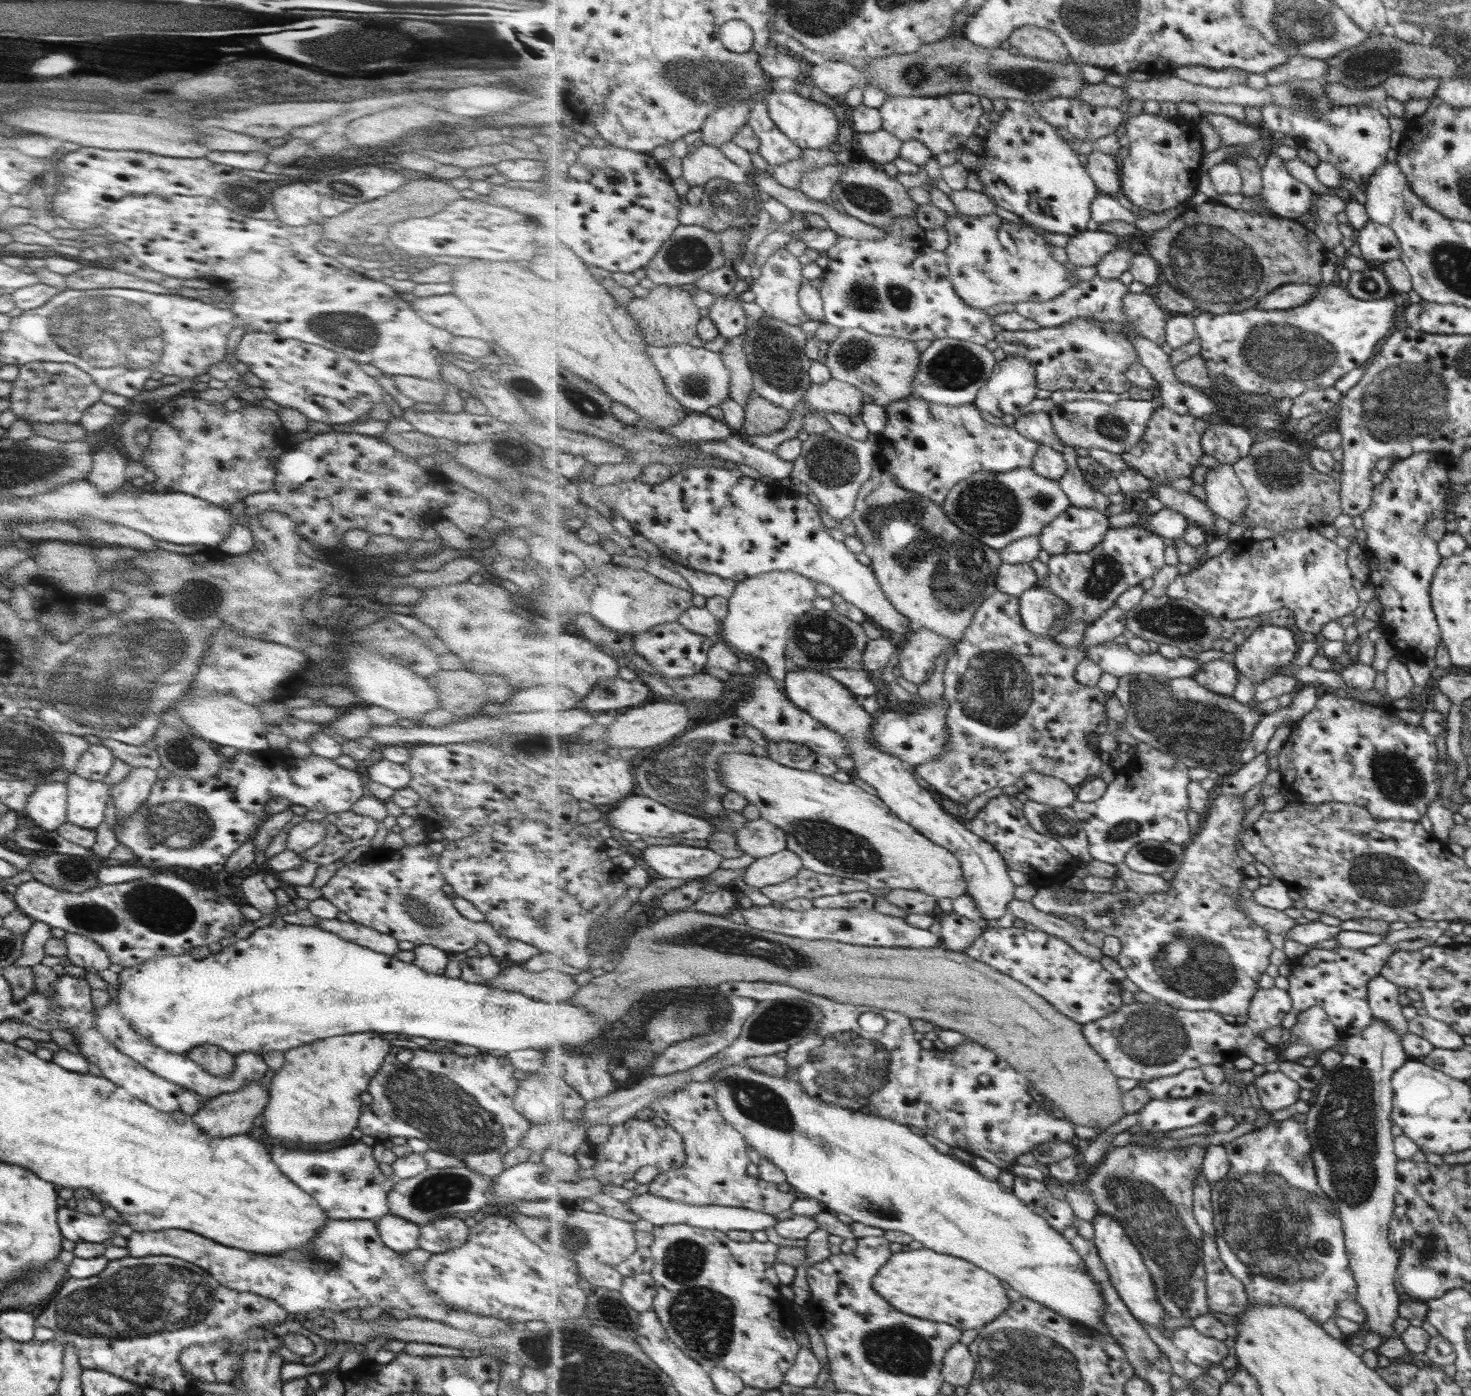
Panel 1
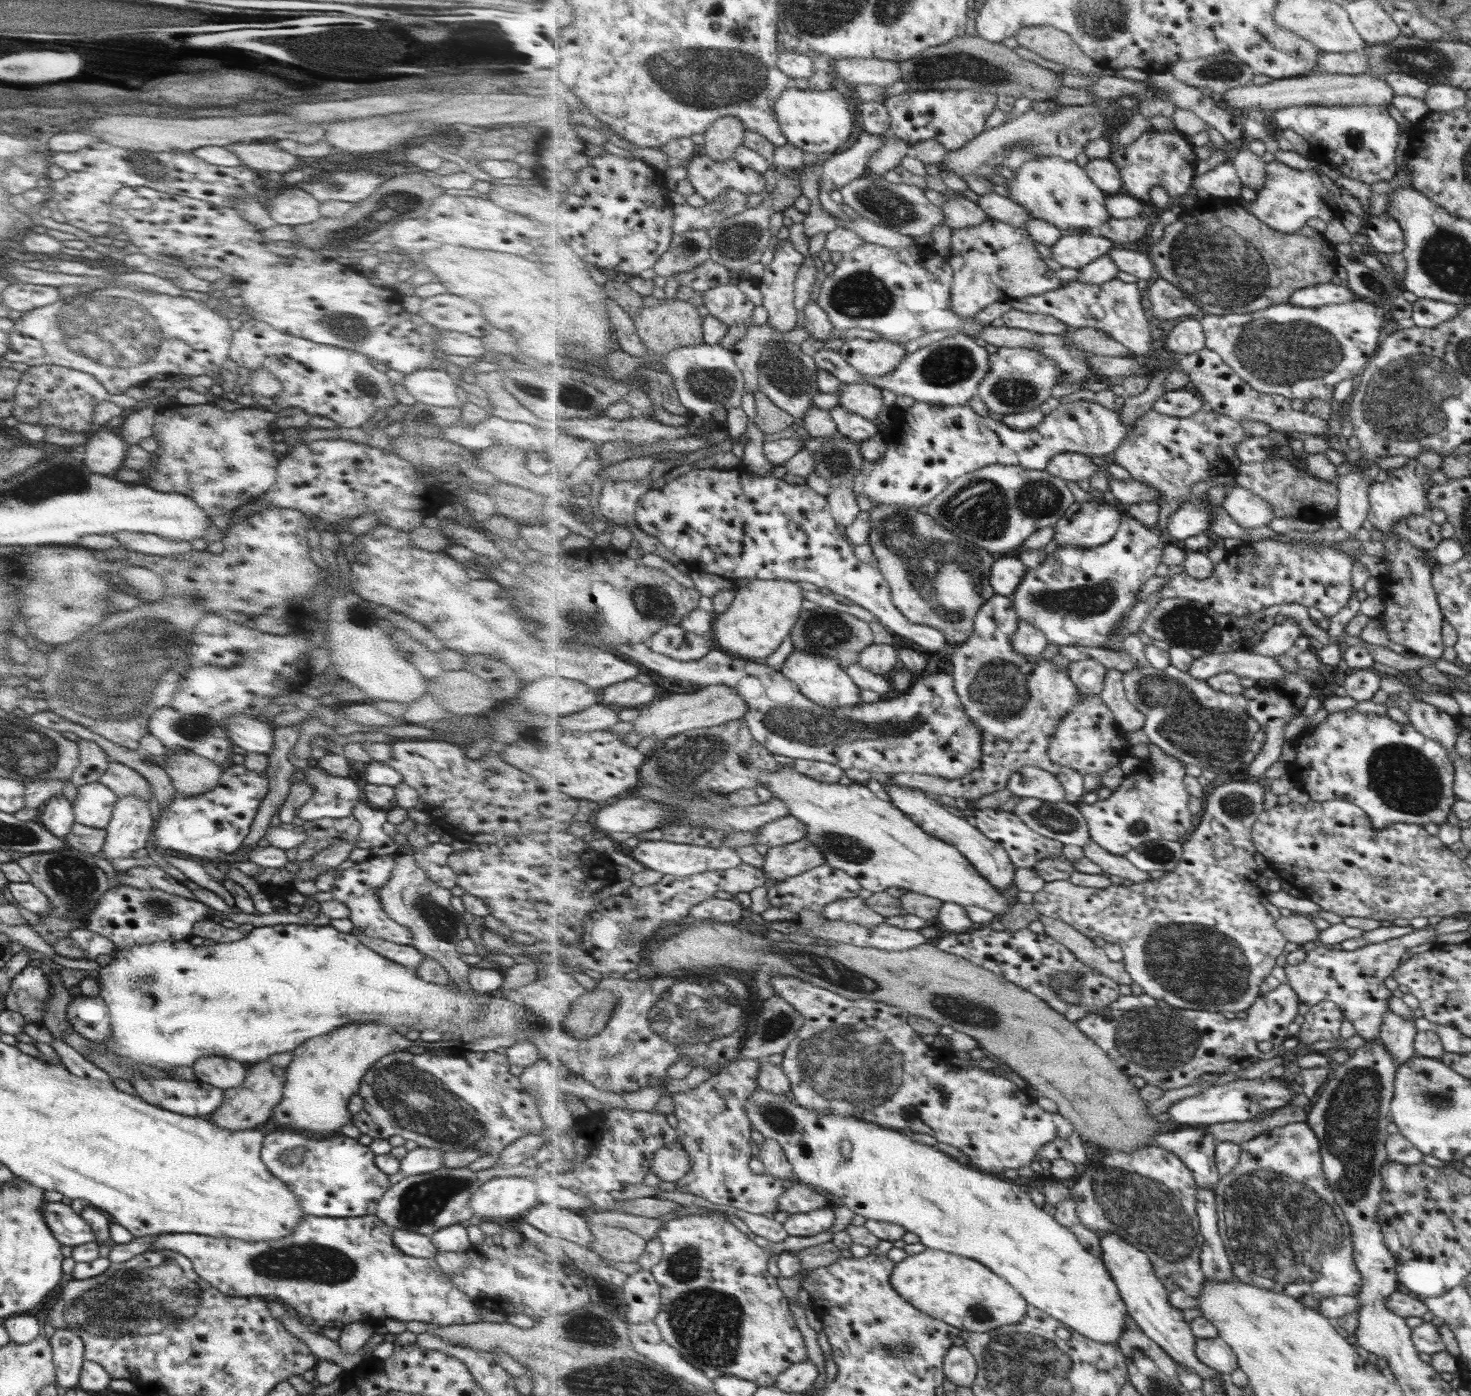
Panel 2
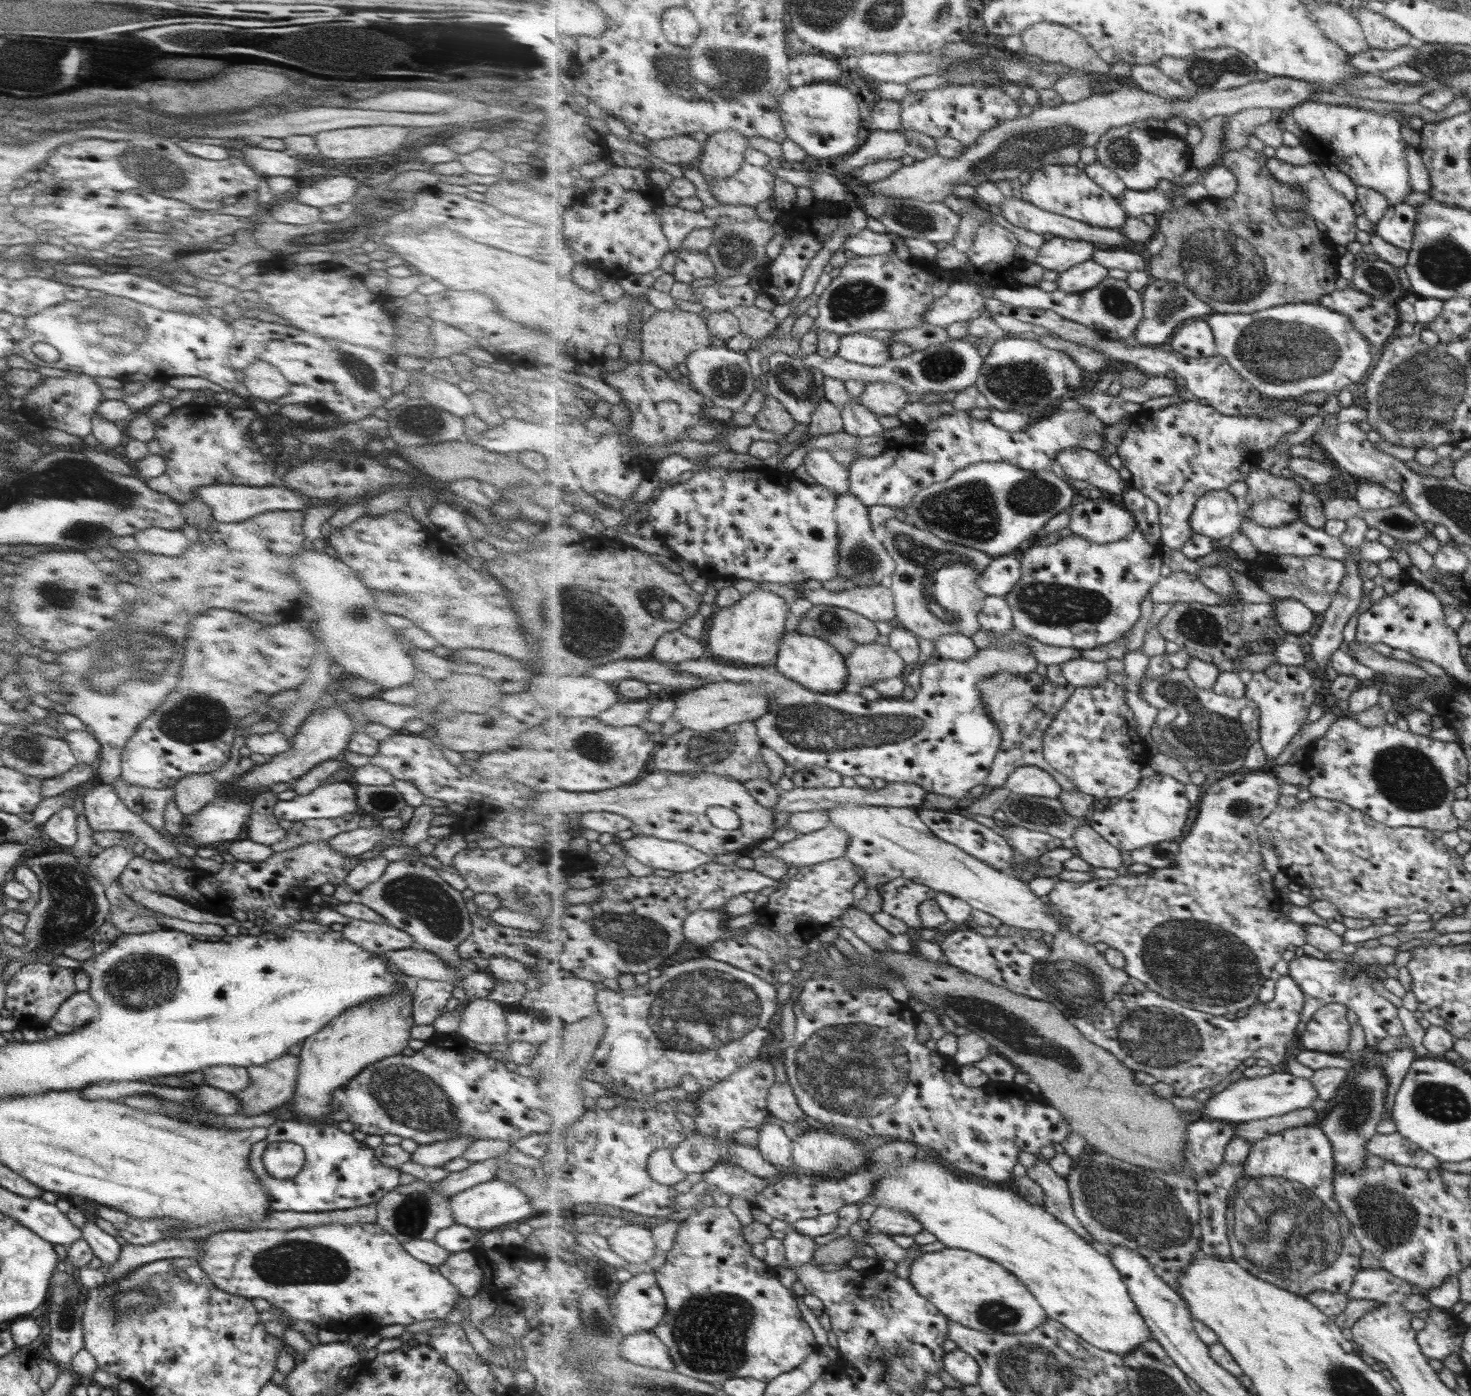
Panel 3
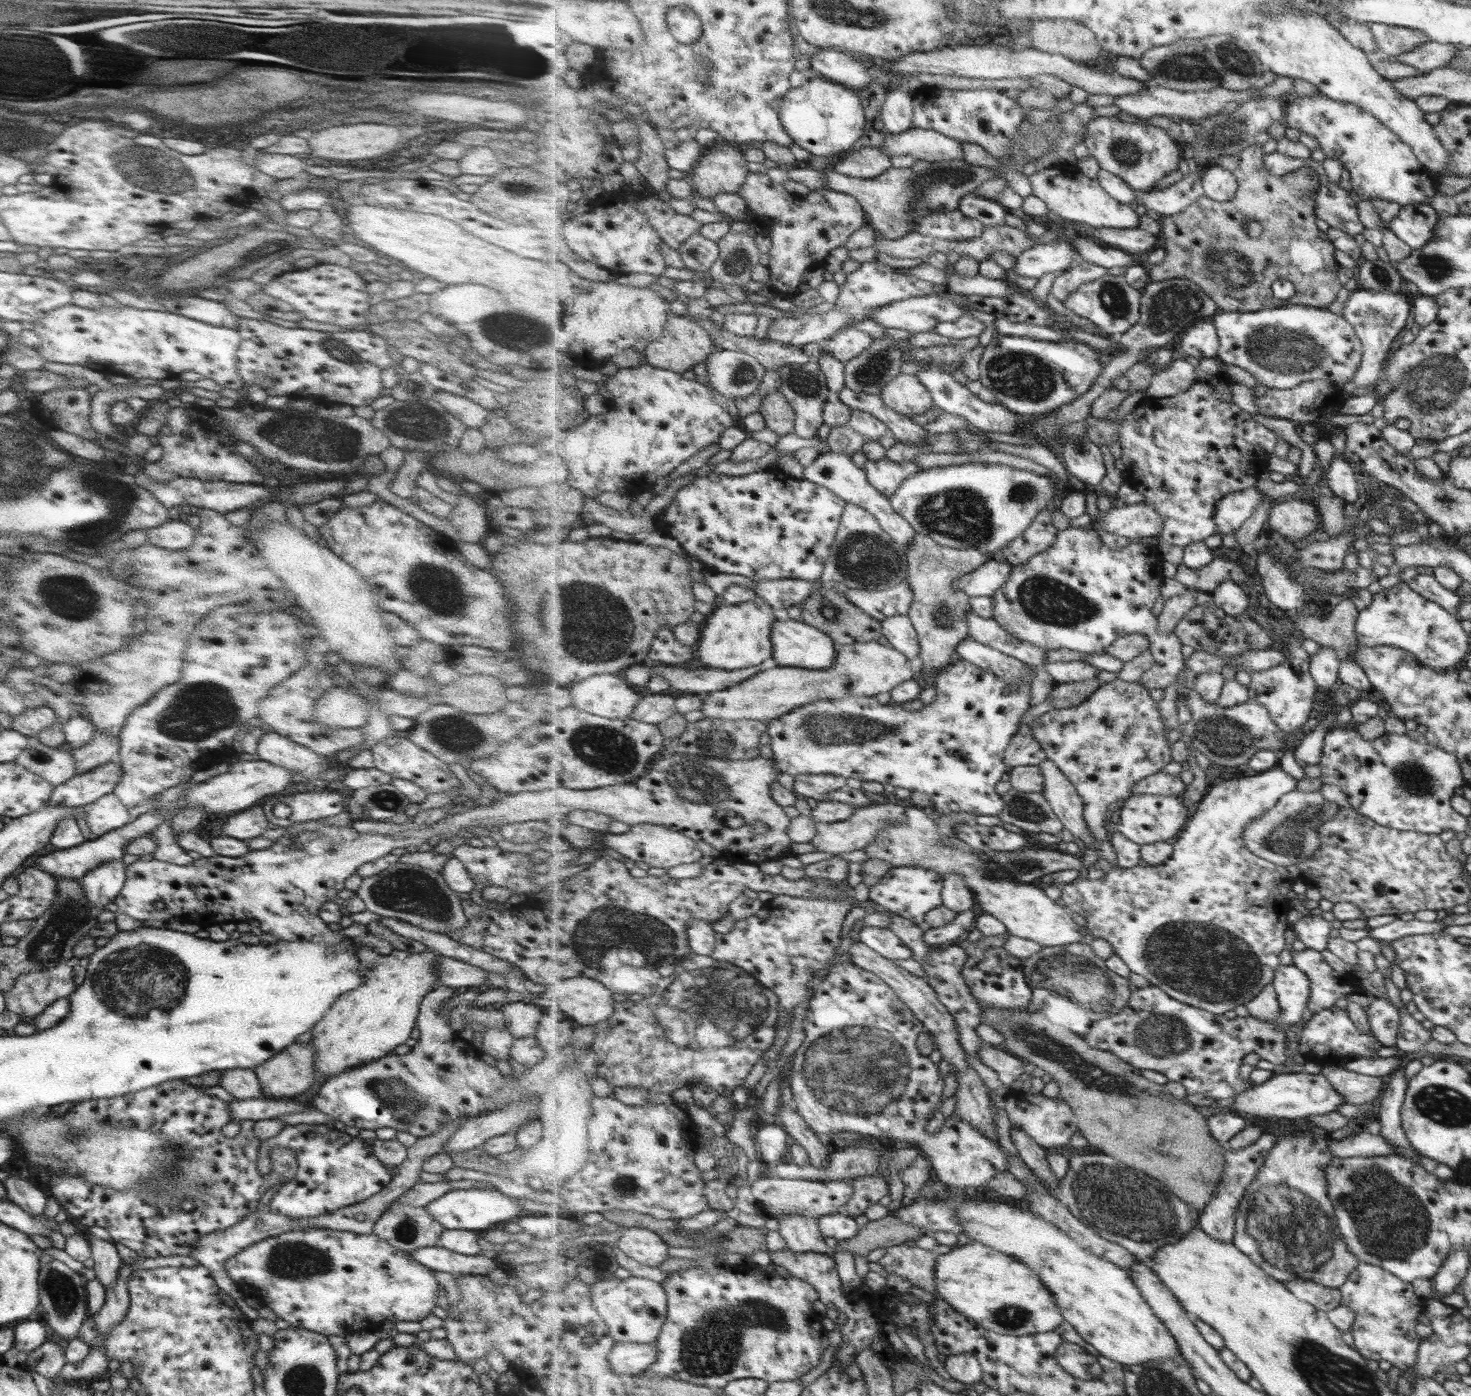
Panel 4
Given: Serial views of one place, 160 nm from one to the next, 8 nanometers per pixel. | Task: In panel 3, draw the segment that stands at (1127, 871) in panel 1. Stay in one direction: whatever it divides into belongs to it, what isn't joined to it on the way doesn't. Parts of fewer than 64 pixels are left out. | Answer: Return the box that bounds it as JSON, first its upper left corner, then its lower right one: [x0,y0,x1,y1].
[1074,822,1124,871]

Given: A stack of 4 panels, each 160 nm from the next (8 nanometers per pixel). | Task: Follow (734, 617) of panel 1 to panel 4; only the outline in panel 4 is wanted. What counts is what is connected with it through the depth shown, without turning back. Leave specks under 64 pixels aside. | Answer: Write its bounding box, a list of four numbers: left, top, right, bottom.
[695,599,776,670]

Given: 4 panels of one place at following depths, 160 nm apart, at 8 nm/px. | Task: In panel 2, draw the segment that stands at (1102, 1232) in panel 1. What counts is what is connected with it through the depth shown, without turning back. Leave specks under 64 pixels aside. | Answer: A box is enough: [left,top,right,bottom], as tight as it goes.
[1102,1232,1220,1380]

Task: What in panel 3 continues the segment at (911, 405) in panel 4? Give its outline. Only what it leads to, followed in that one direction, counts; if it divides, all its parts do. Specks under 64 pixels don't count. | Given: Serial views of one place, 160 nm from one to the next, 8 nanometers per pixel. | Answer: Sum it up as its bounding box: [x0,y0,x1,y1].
[857,382,909,416]

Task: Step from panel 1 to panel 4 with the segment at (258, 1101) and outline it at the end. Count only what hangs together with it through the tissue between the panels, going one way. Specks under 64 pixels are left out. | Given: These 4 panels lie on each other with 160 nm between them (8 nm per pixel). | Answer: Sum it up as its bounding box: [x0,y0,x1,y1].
[253,1043,315,1099]

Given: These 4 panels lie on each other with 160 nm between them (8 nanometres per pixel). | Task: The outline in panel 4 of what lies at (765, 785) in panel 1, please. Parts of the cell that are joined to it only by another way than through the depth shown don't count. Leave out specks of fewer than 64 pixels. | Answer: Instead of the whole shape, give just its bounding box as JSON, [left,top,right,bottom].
[865,805,1084,947]

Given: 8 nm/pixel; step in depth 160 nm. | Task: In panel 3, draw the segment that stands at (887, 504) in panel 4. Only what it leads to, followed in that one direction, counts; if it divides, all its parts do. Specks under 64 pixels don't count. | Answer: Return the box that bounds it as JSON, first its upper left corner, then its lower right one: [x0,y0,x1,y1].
[806,449,851,496]

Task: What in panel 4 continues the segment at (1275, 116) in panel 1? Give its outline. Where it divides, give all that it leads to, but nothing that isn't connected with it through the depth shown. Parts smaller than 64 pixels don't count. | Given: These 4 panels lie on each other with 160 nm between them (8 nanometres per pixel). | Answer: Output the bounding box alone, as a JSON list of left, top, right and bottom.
[1289,92,1438,206]

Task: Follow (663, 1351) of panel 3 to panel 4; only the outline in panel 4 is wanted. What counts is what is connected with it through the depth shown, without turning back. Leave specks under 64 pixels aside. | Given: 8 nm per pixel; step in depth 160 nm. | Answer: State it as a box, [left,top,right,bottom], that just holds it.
[609,1342,659,1375]

